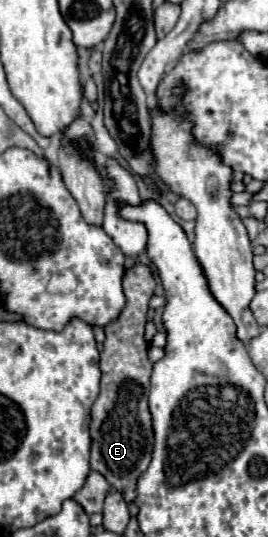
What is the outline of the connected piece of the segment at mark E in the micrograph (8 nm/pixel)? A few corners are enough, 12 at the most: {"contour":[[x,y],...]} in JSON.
{"contour":[[151,269],[105,325],[91,469],[127,503],[153,451],[143,339]]}

